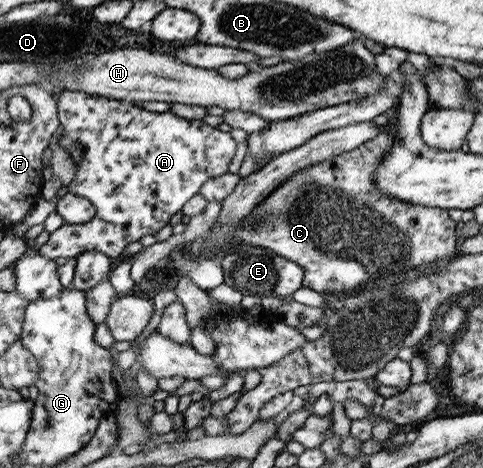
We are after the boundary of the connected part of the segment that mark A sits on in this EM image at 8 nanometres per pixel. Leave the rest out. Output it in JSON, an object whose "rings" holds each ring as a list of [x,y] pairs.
{"rings":[[[61,91],[55,100],[56,119],[62,126],[60,147],[76,165],[67,191],[87,199],[94,206],[95,214],[86,223],[67,224],[51,231],[48,240],[37,247],[40,256],[48,260],[75,258],[89,249],[101,251],[110,258],[118,257],[125,245],[138,241],[142,235],[154,235],[168,223],[190,197],[199,193],[207,179],[226,173],[234,157],[235,143],[230,134],[209,127],[202,120],[182,120],[170,112],[151,113],[132,102],[79,91]]]}

